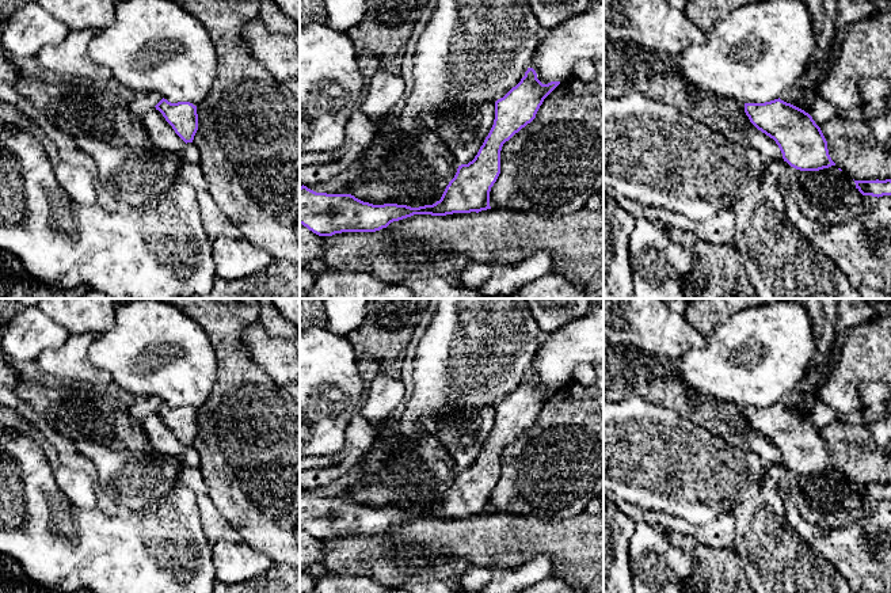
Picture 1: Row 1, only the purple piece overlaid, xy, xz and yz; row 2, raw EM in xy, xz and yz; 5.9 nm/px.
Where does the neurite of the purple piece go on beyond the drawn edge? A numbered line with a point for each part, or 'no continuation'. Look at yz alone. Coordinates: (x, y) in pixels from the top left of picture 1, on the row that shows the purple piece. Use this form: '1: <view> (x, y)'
no continuation

